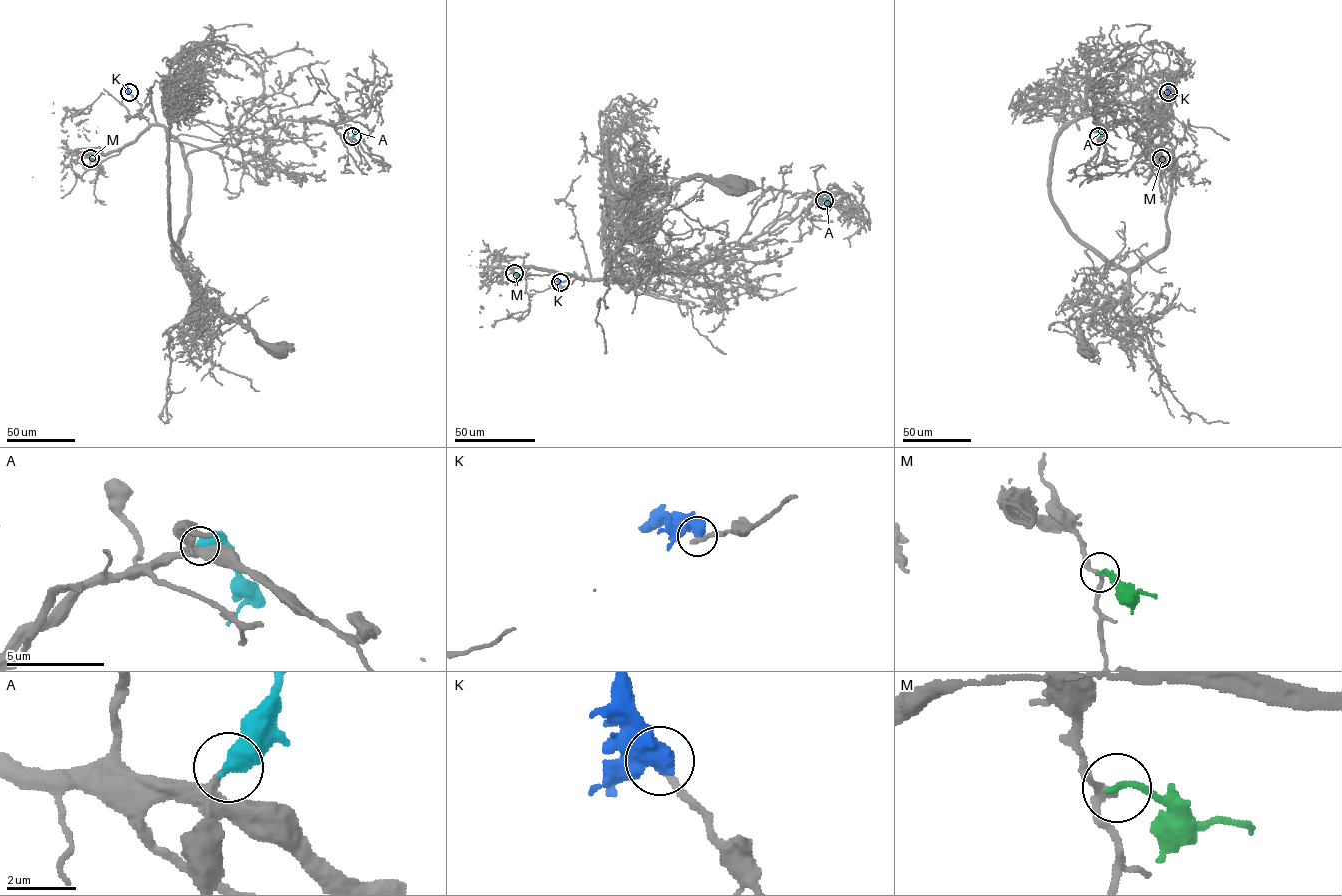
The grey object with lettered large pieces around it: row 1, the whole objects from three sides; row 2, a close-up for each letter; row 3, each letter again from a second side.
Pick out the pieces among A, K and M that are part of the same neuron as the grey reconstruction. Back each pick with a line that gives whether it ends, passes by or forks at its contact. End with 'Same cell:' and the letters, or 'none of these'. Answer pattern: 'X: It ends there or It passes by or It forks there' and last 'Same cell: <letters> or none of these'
A: It ends there
Same cell: A

